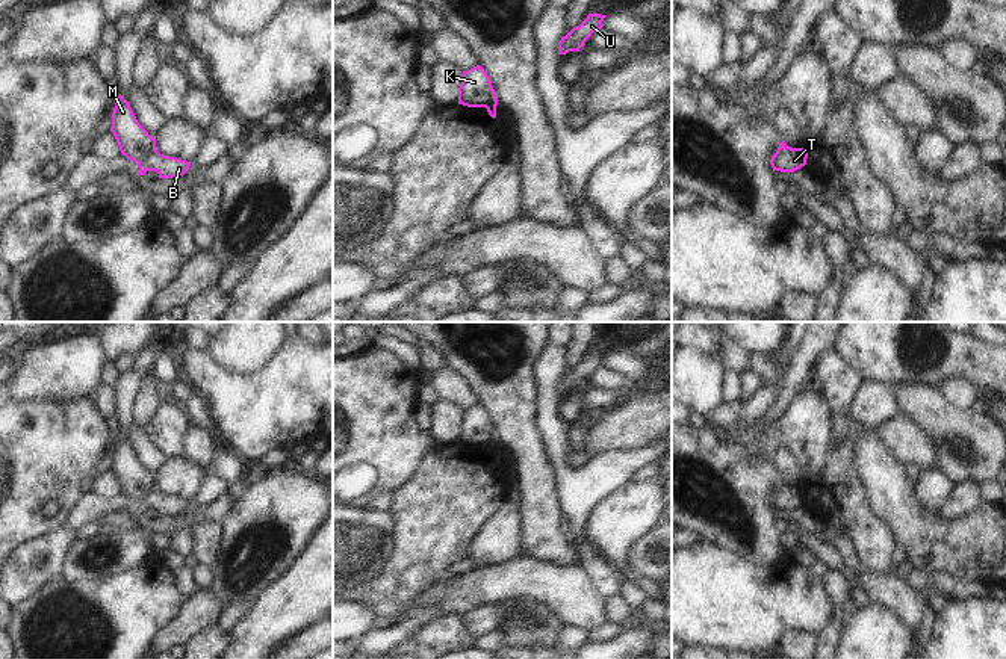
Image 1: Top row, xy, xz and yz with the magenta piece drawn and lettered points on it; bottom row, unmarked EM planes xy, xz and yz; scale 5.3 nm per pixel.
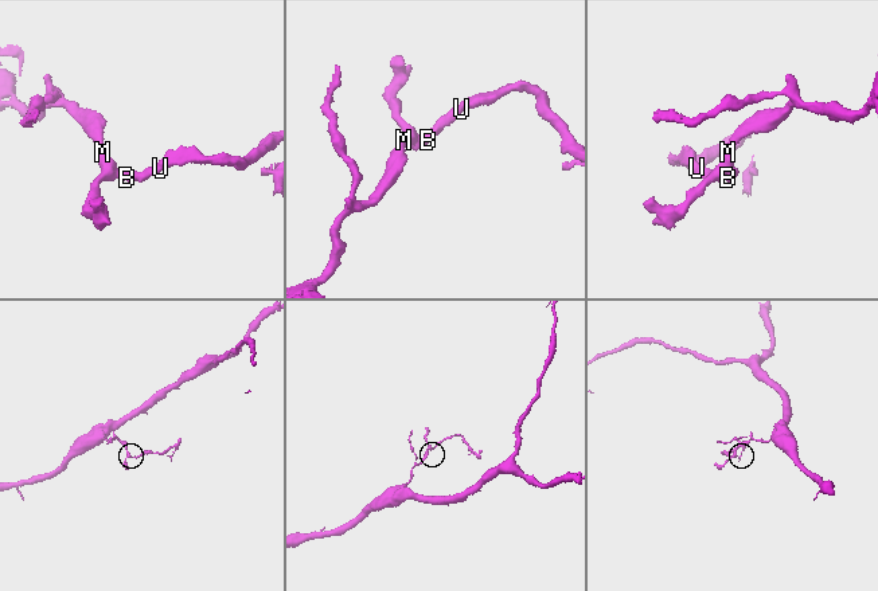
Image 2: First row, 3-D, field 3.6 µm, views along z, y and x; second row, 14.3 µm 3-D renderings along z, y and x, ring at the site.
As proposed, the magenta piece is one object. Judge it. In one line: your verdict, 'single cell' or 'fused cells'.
fused cells

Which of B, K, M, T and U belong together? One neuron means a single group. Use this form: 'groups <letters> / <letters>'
groups B T U / K M

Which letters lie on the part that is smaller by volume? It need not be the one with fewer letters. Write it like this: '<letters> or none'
B, T, U

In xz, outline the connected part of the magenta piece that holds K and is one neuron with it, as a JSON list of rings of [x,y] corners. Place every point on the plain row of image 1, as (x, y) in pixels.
[[[477,404],[463,410],[461,423],[458,426],[458,443],[486,446],[492,432],[495,432],[495,428],[483,405]]]

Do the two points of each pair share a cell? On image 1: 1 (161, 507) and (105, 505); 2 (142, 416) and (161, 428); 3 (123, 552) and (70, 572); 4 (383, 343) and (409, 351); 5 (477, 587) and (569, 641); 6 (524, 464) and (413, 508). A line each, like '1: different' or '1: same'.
1: same
2: different
3: same
4: same
5: different
6: different

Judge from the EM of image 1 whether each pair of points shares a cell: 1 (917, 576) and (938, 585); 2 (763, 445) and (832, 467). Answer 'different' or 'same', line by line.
1: different
2: same

